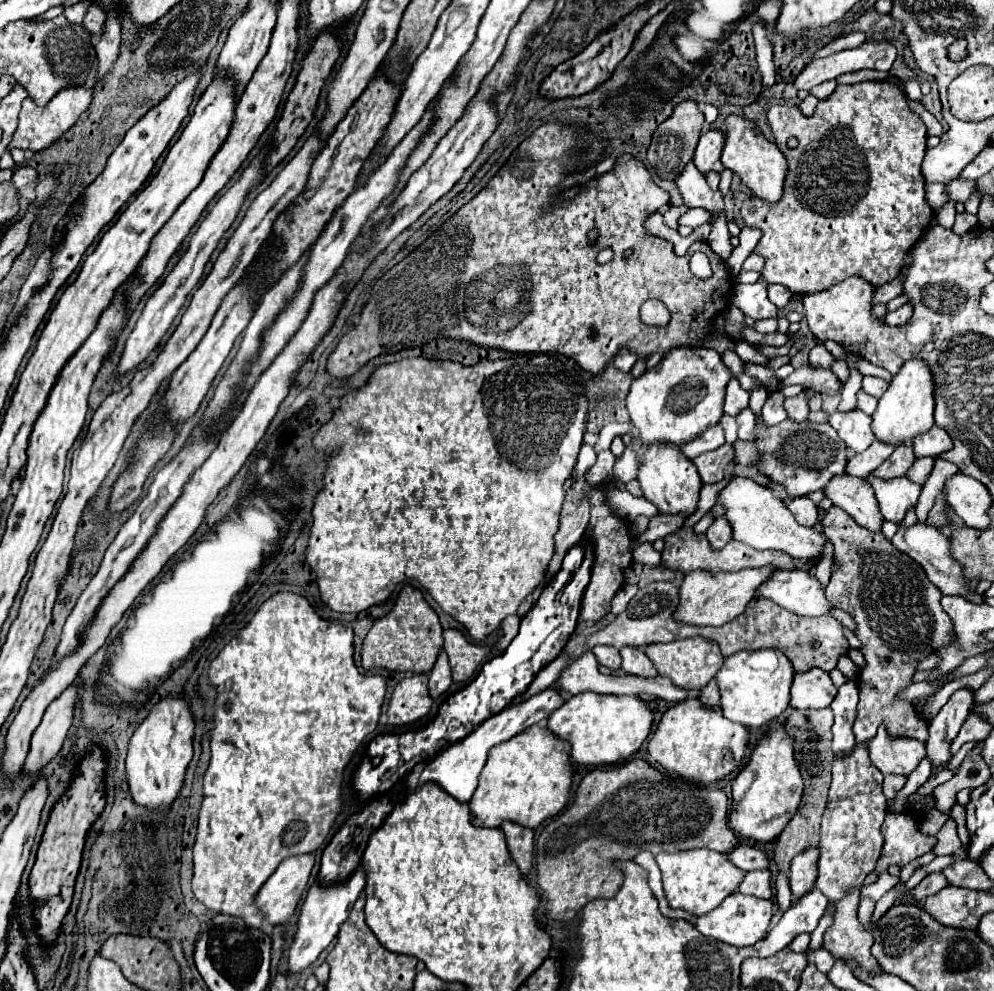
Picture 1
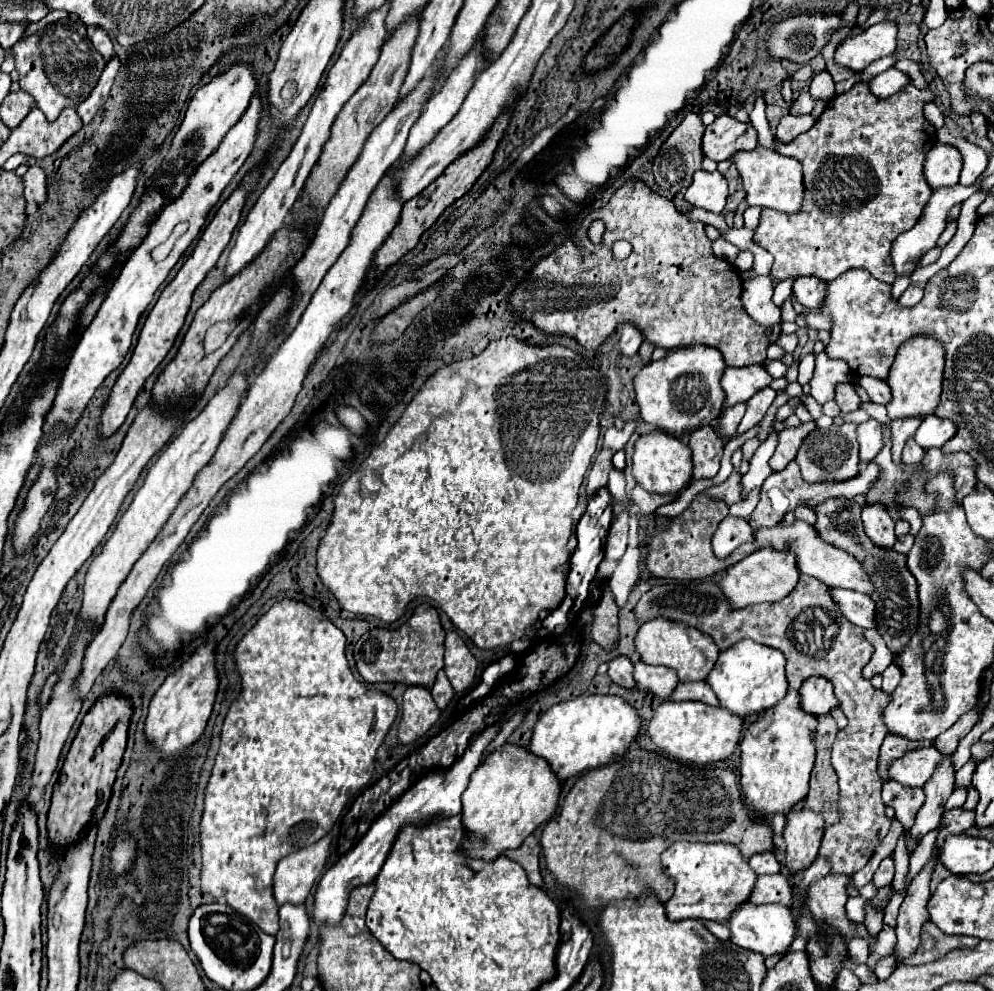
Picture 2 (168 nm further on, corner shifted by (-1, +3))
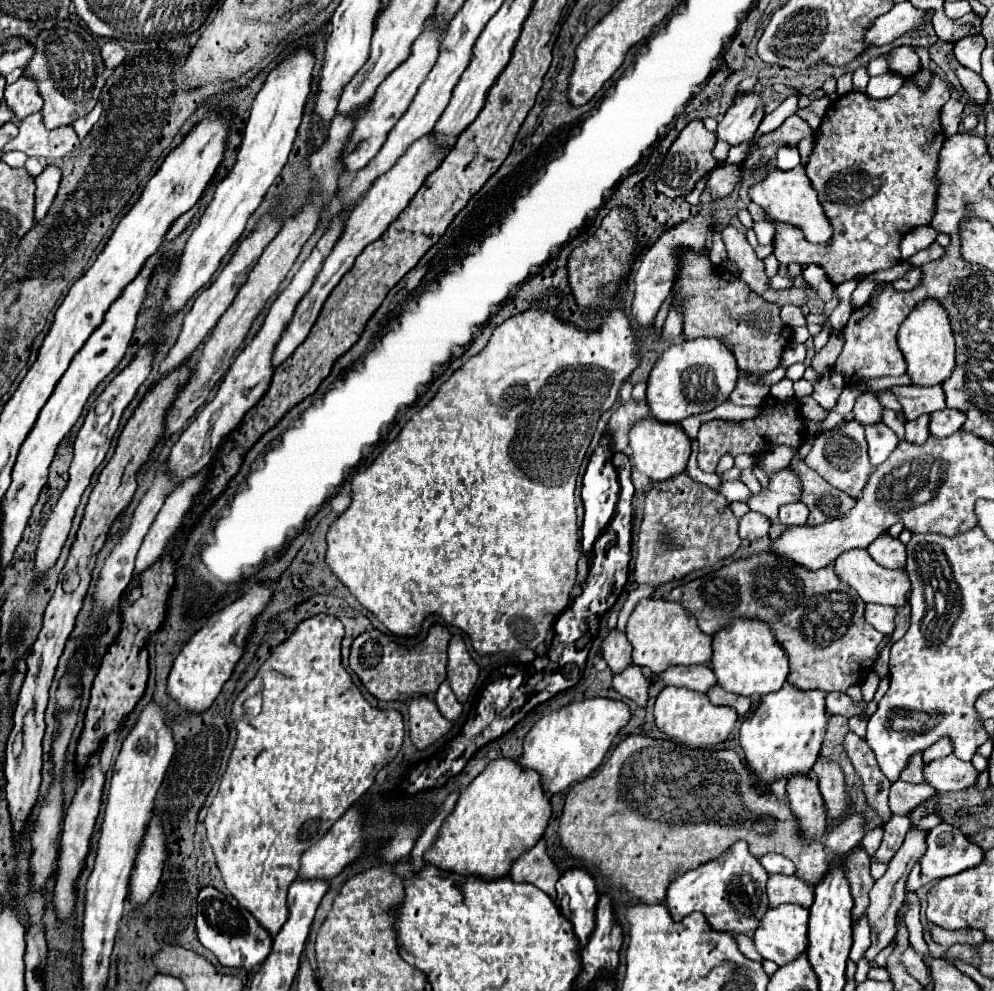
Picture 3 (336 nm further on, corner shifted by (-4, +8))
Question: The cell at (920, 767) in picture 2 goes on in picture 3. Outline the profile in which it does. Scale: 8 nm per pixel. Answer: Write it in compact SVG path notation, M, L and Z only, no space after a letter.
M948 755L934 763L924 763L922 773L924 773L924 781L932 785L938 793L962 791L966 787L972 787L978 777L972 763L966 763L956 755Z

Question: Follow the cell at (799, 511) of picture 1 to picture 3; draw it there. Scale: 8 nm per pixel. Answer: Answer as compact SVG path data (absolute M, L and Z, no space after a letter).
M798 501L798 503L792 503L792 505L784 505L780 509L780 515L778 515L778 521L792 527L792 525L806 525L806 519L808 519L808 507Z

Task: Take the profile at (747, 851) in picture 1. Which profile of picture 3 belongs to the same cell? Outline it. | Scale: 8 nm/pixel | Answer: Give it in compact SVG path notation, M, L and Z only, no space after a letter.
M766 853L762 859L760 859L762 867L772 875L772 873L782 873L782 875L794 875L796 873L796 867L790 859L778 855L778 853Z

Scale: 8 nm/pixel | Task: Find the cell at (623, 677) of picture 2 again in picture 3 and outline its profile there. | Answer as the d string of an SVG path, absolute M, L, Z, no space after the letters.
M634 663L626 667L626 671L614 675L614 689L626 699L636 701L640 707L644 707L648 701L648 681L642 675L642 669Z

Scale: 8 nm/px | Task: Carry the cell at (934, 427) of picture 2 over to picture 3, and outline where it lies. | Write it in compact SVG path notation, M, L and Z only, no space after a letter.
M956 409L934 411L930 415L930 435L932 437L948 437L948 435L960 431L964 421L966 421L966 415L962 411L956 411Z

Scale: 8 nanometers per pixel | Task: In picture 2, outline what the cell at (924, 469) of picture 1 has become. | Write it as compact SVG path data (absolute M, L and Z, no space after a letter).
M909 438L907 444L905 444L905 448L903 448L901 460L903 460L905 464L917 464L917 462L925 456L925 452L927 452L927 450L923 450L921 446L917 446L915 438Z

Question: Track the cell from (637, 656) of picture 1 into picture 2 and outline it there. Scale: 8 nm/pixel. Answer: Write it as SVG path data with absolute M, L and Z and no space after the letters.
M641 660L635 664L635 682L639 688L653 692L661 700L667 700L679 684L677 672L667 666L649 666Z

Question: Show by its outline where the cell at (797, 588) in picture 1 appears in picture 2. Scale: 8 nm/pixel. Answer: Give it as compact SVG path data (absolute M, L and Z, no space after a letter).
M831 588L831 596L843 608L843 616L861 628L877 628L875 624L875 602L869 596L851 590Z

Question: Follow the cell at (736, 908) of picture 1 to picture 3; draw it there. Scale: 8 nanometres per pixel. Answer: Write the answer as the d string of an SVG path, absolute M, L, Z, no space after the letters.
M778 905L766 911L758 921L752 935L756 951L774 961L776 965L786 965L796 959L808 947L808 909L794 905Z

